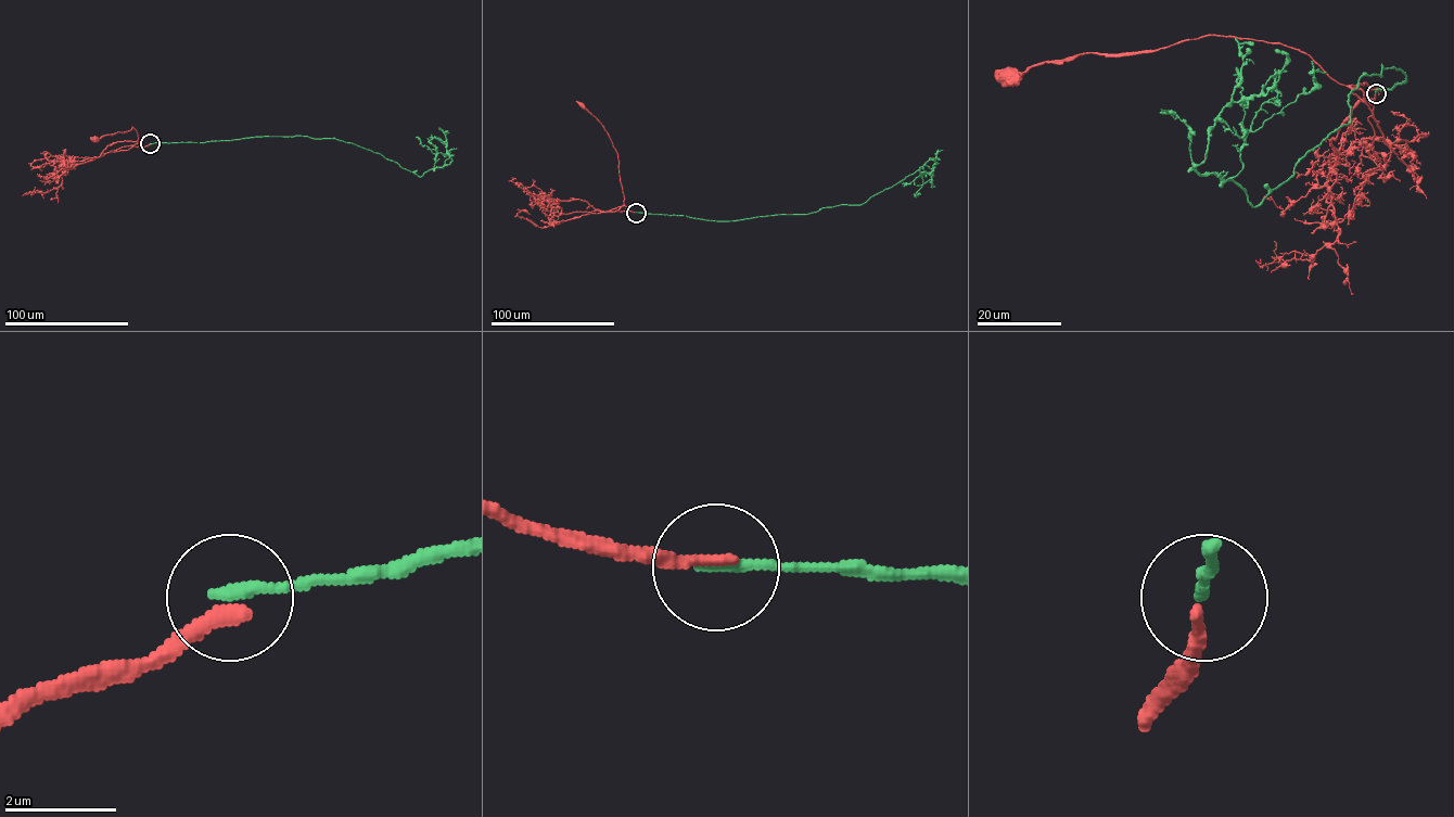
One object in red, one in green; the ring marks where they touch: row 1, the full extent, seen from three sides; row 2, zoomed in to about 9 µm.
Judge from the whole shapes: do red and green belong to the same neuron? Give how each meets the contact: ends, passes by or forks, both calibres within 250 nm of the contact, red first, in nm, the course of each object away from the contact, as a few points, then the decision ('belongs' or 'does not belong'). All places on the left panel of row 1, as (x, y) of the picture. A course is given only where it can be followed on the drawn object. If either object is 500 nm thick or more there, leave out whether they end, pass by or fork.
red ends; green ends; calibres 260 and 240 nm; course red (150, 143), (139, 147), (141, 143), (132, 127), (129, 130), (96, 139); course green (150, 143), (264, 136), (334, 138), (380, 153), (420, 177), (453, 161), (447, 153), (446, 130); does not belong

